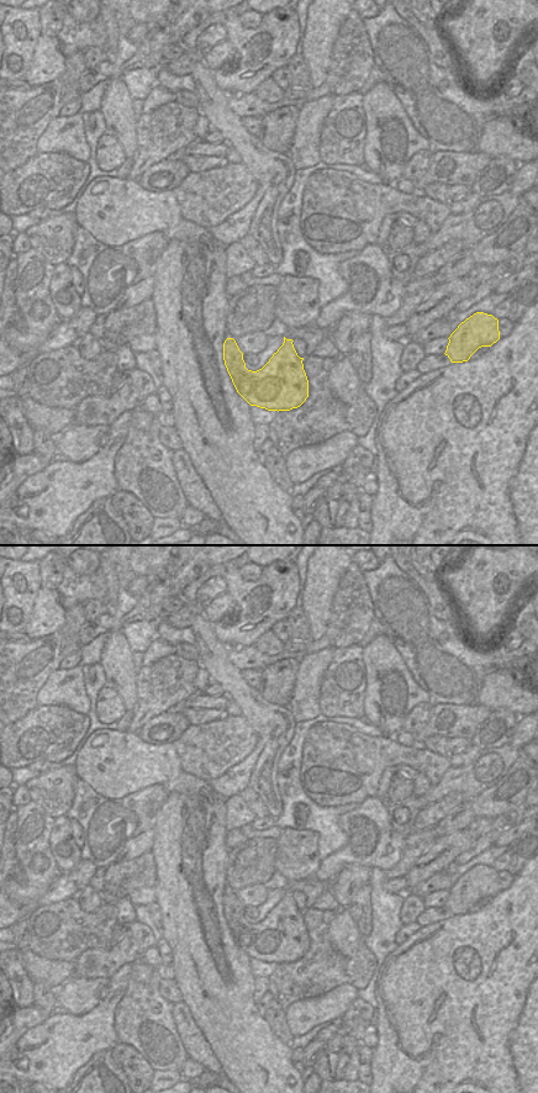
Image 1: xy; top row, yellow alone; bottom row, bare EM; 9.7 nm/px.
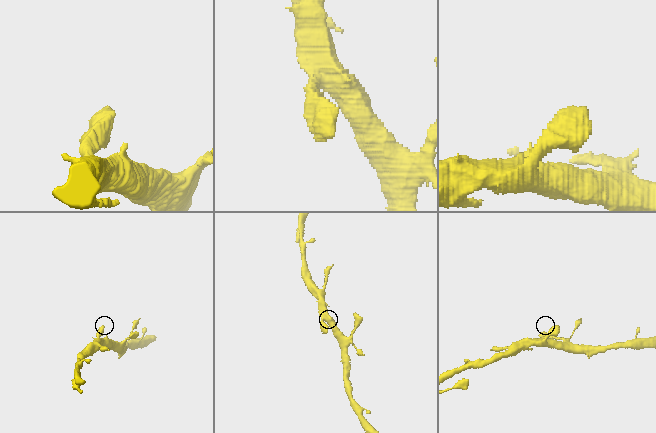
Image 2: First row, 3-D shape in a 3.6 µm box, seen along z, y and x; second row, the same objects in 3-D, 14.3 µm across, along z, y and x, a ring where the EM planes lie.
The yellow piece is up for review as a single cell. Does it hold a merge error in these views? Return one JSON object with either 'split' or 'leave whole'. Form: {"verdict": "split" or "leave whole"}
{"verdict": "leave whole"}

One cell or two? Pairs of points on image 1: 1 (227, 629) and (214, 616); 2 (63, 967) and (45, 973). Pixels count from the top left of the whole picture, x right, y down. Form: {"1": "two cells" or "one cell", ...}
{"1": "two cells", "2": "one cell"}

